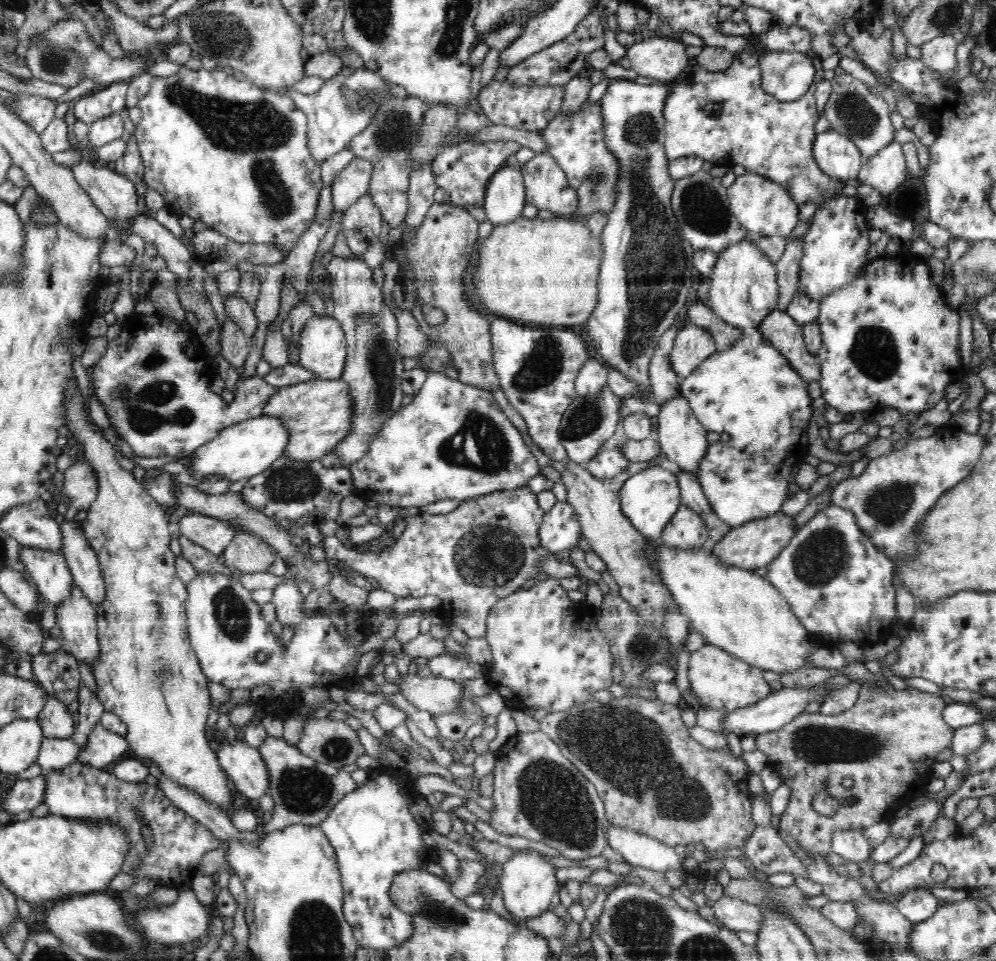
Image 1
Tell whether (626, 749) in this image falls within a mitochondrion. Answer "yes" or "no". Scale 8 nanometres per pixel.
yes

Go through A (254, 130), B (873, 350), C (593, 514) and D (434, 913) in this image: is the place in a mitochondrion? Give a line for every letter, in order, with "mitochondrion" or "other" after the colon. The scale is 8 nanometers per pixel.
A: mitochondrion
B: mitochondrion
C: other
D: mitochondrion

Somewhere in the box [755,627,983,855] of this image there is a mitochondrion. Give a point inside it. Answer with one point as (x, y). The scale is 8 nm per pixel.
(818, 744)

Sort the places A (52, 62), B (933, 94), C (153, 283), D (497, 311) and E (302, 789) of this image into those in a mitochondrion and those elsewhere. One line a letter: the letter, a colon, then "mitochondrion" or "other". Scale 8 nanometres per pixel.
A: mitochondrion
B: other
C: other
D: other
E: mitochondrion

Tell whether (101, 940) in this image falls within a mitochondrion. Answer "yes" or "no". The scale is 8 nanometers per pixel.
yes

